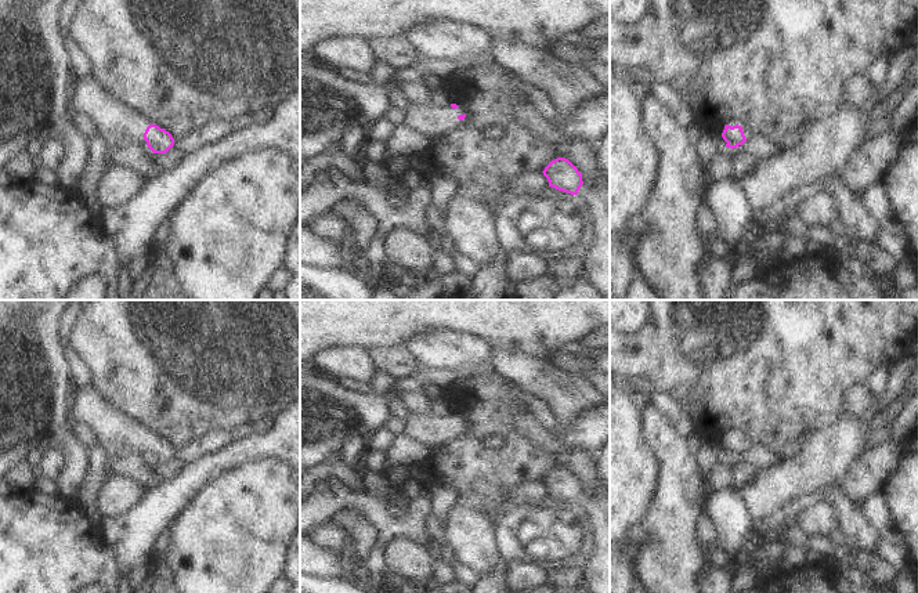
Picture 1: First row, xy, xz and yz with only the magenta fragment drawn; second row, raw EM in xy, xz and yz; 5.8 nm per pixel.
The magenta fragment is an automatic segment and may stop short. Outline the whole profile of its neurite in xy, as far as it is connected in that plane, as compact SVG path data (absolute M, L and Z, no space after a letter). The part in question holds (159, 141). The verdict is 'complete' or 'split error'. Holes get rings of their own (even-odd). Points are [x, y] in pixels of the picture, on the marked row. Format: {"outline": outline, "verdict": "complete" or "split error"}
{"outline": "M91 77L76 80L69 91L72 112L84 112L109 147L135 142L153 153L166 153L174 145L169 131L124 106Z", "verdict": "split error"}

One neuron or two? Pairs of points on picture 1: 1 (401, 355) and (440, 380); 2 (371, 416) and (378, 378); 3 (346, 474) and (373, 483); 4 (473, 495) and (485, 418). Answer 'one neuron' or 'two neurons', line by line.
1: two neurons
2: one neuron
3: two neurons
4: one neuron

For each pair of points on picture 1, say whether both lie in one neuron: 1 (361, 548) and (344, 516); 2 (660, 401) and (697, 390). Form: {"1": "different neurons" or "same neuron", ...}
{"1": "same neuron", "2": "different neurons"}

